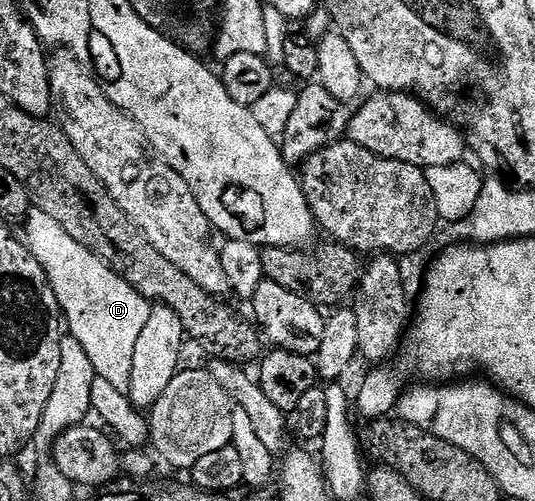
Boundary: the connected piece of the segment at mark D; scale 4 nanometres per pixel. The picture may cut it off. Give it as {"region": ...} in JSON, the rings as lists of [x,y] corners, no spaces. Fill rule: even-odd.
{"region":[[[31,207],[24,221],[24,243],[32,258],[40,262],[52,290],[56,294],[65,327],[88,354],[94,375],[105,378],[116,390],[129,393],[132,378],[132,353],[136,341],[150,317],[151,301],[146,300],[124,278],[120,278],[92,250],[80,246],[44,210]]]}

